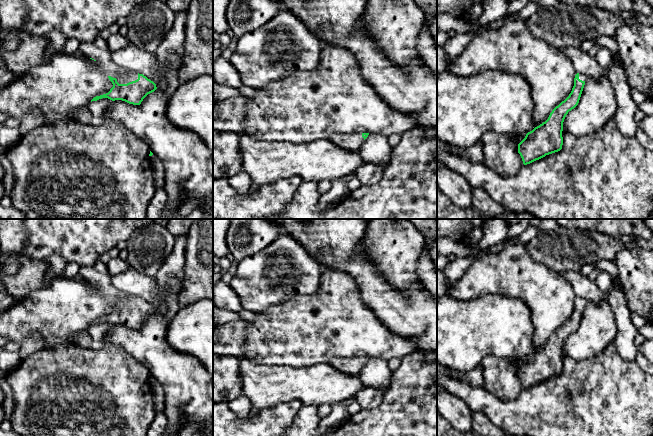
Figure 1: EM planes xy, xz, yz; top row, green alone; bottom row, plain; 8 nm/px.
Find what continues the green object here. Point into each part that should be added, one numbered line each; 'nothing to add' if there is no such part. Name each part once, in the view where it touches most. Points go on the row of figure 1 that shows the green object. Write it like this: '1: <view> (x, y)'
1: xy (97, 49)

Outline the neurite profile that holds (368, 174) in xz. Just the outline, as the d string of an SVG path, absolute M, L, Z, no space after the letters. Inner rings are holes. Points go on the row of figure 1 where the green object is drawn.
M363 163L355 170L355 177L362 183L362 185L372 185L378 183L383 176L384 167Z

